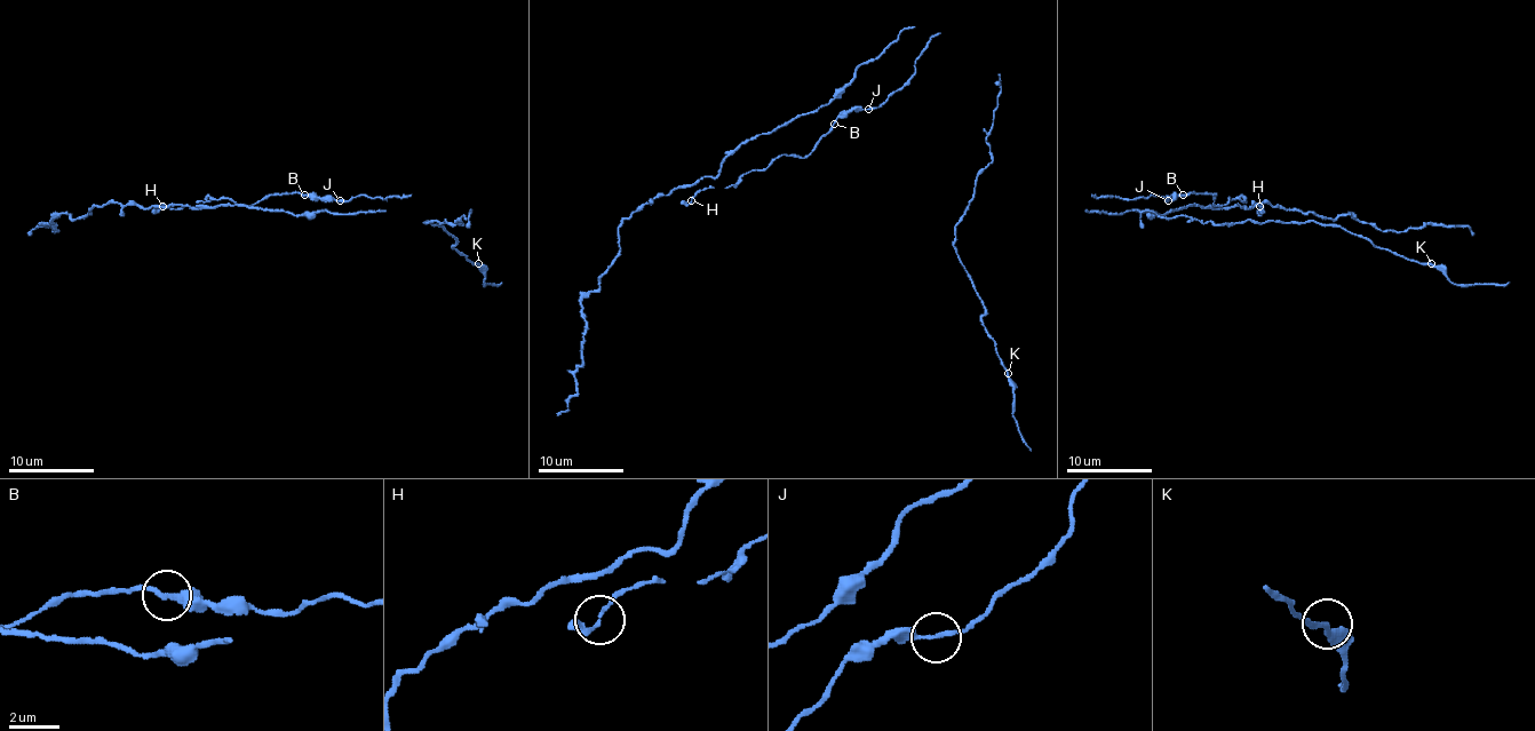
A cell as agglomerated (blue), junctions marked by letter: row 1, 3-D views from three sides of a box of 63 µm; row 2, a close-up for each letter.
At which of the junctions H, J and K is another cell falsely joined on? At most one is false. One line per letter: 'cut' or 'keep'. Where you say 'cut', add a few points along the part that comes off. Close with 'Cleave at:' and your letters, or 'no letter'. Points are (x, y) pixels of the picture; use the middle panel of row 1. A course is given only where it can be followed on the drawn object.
H: keep
J: keep
K: keep
Cleave at: no letter

